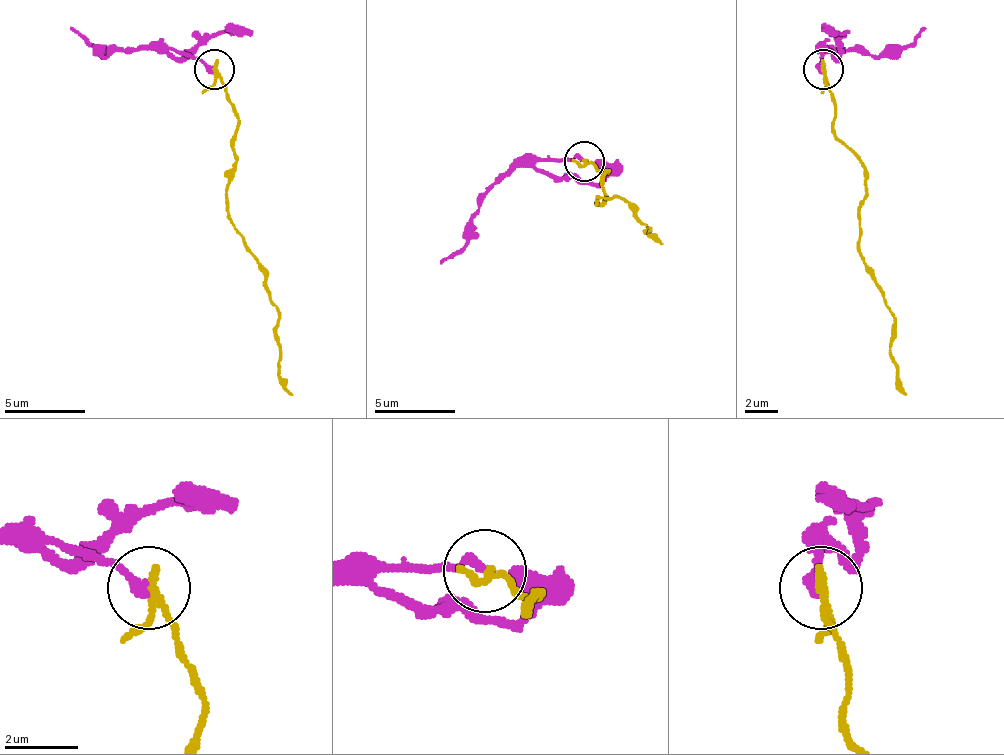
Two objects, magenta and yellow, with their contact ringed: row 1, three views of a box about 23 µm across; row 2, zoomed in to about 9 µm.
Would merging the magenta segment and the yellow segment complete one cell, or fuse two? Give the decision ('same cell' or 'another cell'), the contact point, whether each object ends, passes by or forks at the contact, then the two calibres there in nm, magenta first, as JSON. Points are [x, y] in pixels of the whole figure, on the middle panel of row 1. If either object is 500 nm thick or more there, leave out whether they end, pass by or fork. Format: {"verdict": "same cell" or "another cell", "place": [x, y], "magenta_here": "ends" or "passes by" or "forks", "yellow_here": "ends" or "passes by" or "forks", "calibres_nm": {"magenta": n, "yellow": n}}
{"verdict": "another cell", "place": [584, 161], "magenta_here": "ends", "yellow_here": "passes by", "calibres_nm": {"magenta": 260, "yellow": 180}}

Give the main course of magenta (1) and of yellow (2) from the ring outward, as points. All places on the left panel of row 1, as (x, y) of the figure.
1: (215, 72), (170, 48), (118, 48), (102, 56), (69, 28)
2: (215, 68), (231, 112), (239, 121), (227, 218), (251, 254), (280, 315), (280, 383), (292, 396)

